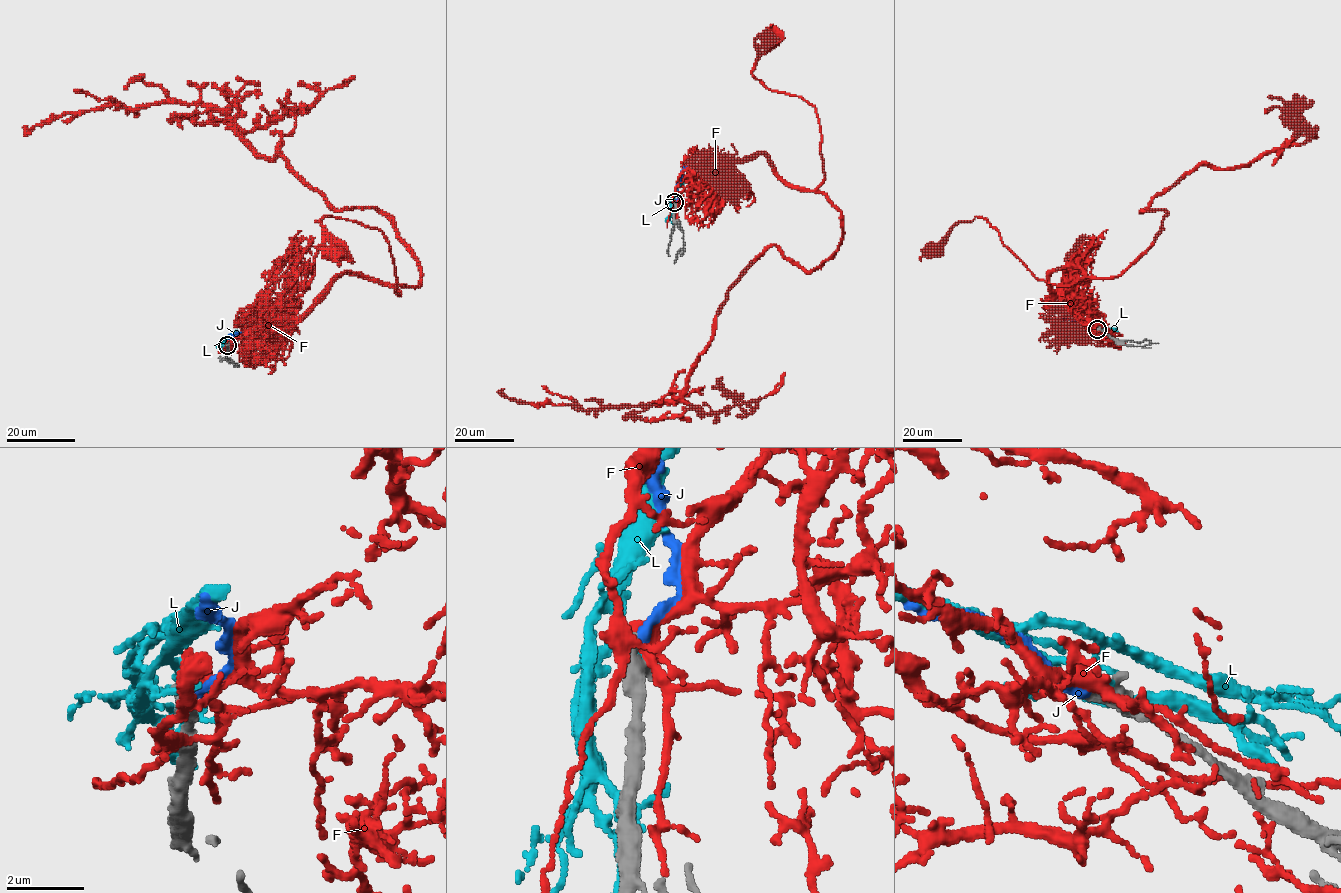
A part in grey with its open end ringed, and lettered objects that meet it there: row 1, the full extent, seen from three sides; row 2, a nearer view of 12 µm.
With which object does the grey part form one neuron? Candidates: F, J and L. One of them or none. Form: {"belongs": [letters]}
{"belongs": ["J"]}

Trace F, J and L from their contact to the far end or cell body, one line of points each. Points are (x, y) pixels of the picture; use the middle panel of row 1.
F: (675, 204), (719, 160), (763, 154), (793, 186), (822, 182), (815, 108), (752, 74), (769, 36)
J: (675, 202), (678, 196), (676, 184), (686, 166)
L: (675, 204), (672, 200), (672, 224)

